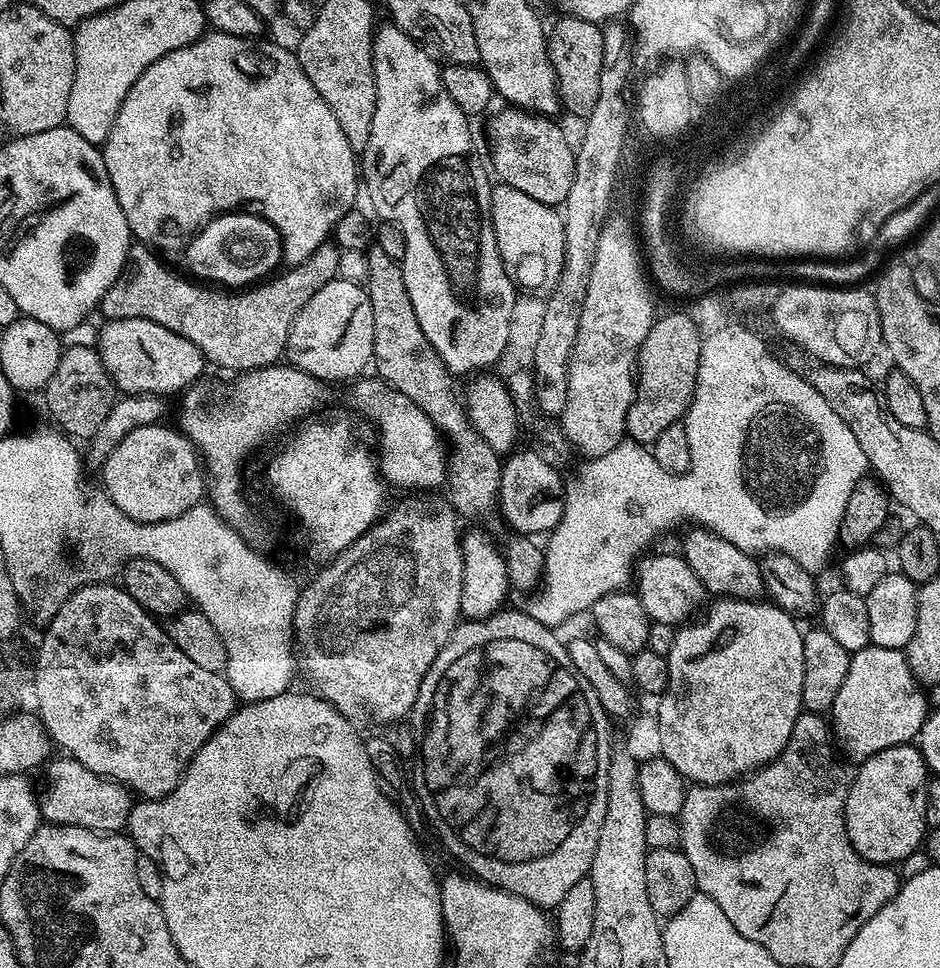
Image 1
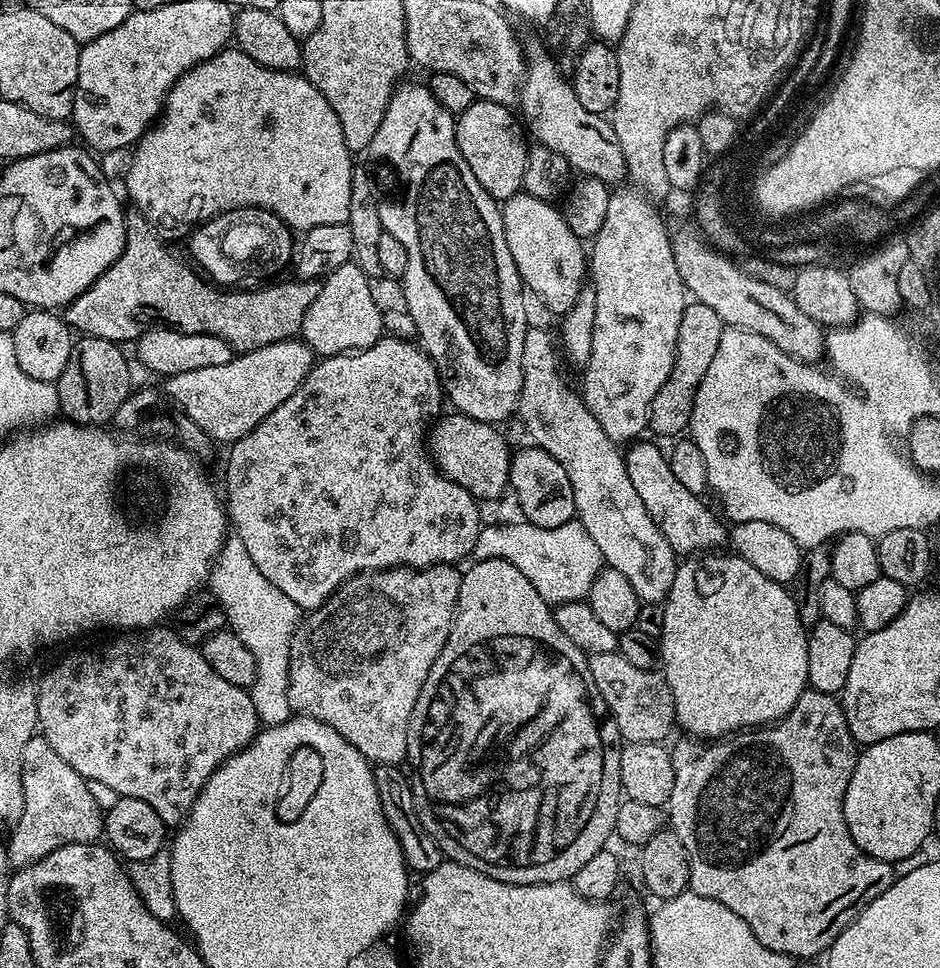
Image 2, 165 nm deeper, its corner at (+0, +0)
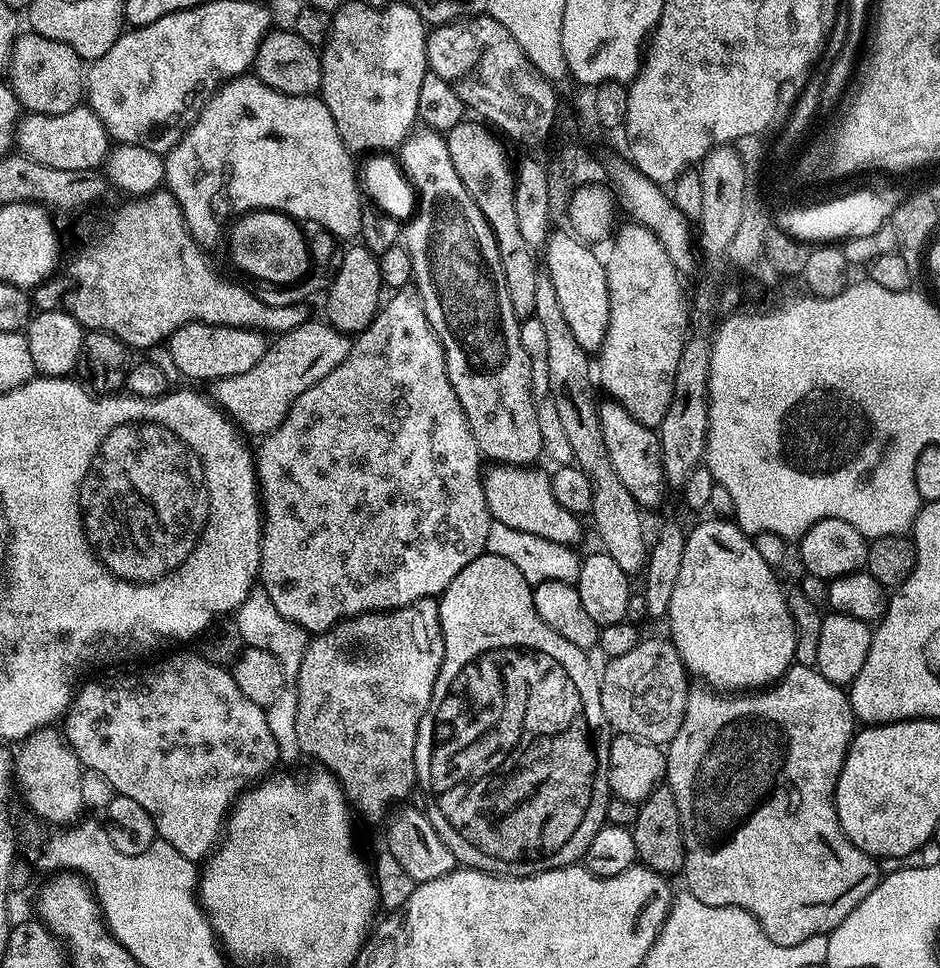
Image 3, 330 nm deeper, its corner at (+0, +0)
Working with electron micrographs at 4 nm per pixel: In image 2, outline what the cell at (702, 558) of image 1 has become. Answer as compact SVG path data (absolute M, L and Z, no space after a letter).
M633 443L629 447L633 448L626 452L630 482L634 482L634 490L638 490L638 498L642 498L646 514L650 514L654 526L658 526L666 542L670 542L672 551L677 554L704 554L709 550L723 549L720 547L726 544L730 536L729 529L724 529L725 521L719 515L716 517L700 501L701 497L697 493L680 485L678 478L674 478L671 473L668 457L663 451L660 453L652 444L640 443Z

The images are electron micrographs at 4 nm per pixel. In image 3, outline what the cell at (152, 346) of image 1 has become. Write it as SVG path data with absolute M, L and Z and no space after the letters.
M183 324L166 341L172 364L188 380L215 382L246 374L264 356L270 343L265 333L254 328L231 328L221 324Z

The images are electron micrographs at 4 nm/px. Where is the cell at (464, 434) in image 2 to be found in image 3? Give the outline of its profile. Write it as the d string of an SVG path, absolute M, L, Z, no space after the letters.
M497 465L483 473L486 506L495 523L510 526L510 530L523 530L525 534L538 534L546 542L558 542L569 546L579 545L580 520L577 513L558 506L554 498L552 477L540 466L518 467L515 465Z

